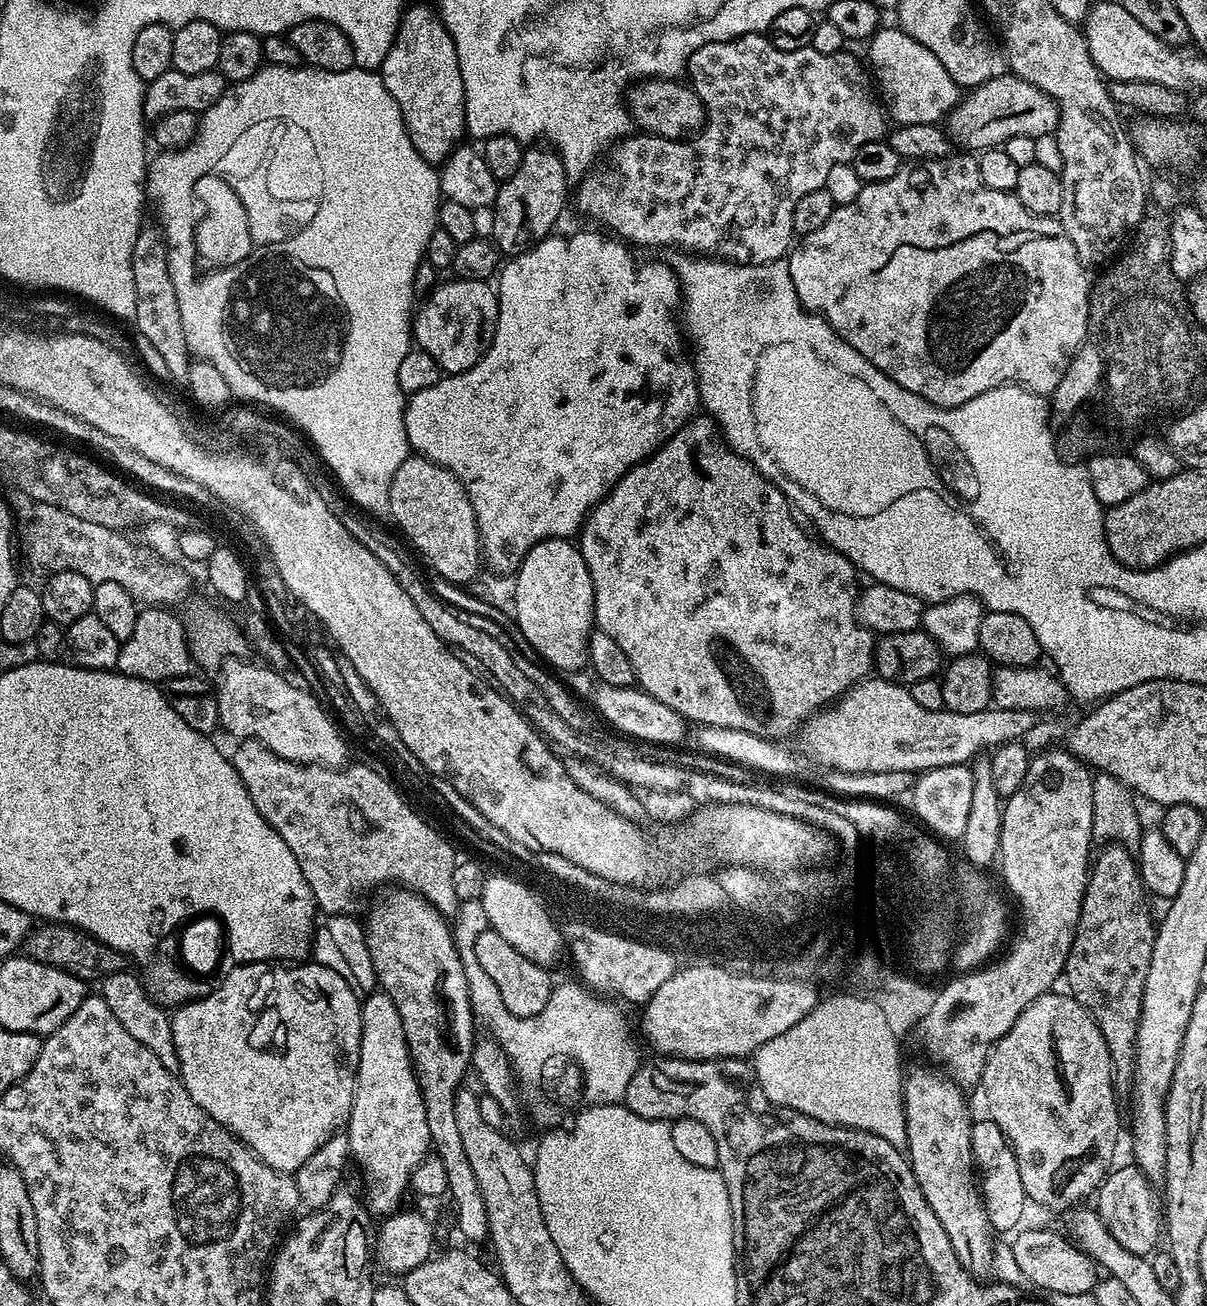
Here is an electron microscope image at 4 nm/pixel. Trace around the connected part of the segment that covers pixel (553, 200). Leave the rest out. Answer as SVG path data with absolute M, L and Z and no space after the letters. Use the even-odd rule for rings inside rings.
M538 144L524 150L520 168L514 176L503 181L497 187L493 204L492 214L494 214L494 218L492 220L492 233L490 234L503 255L513 256L524 252L525 249L531 248L533 244L551 235L555 229L553 226L564 208L567 194L569 197L570 188L568 192L568 184L570 184L570 178L565 174L564 163L554 148Z

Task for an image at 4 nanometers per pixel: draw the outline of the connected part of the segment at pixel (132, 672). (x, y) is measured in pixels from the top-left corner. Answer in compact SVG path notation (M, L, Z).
M146 606L141 609L130 638L121 641L115 667L117 671L124 676L136 677L155 684L185 676L191 671L192 659L185 623L171 612L171 609L164 606Z

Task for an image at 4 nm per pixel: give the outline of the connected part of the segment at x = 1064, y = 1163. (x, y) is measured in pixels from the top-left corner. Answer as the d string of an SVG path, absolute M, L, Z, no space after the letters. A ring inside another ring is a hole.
M1049 990L1034 1002L1030 1002L1030 1006L1026 1006L1026 1010L1022 1010L1018 1022L1014 1022L1014 1026L1010 1026L1008 1033L993 1044L992 1050L988 1054L988 1061L984 1067L982 1089L984 1088L984 1104L988 1107L988 1112L986 1112L987 1119L997 1124L998 1129L1001 1130L1008 1140L1009 1146L1017 1156L1018 1171L1021 1174L1022 1185L1025 1187L1027 1199L1033 1205L1034 1203L1041 1204L1042 1207L1049 1208L1052 1212L1064 1214L1077 1207L1081 1202L1087 1201L1084 1199L1088 1195L1089 1199L1099 1189L1101 1182L1104 1181L1104 1177L1108 1175L1113 1167L1112 1155L1116 1152L1116 1139L1120 1136L1120 1114L1116 1110L1118 1093L1115 1085L1112 1083L1110 1050L1106 1050L1106 1042L1102 1038L1094 1018L1071 994L1056 991Z

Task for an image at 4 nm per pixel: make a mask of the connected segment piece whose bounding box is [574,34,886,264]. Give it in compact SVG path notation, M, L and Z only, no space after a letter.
M764 34L739 36L733 40L710 42L694 54L690 54L686 69L687 83L704 103L707 120L699 133L691 138L681 140L667 140L665 137L647 134L629 134L619 141L607 153L609 168L593 167L587 176L579 181L580 189L575 189L576 204L592 220L597 220L609 233L623 238L625 241L638 244L658 244L664 248L684 248L688 254L703 254L709 258L731 260L734 264L769 264L775 260L787 257L794 244L794 206L810 190L824 187L826 174L833 166L849 163L859 148L866 146L866 142L885 139L884 120L886 112L878 99L877 89L866 71L865 65L855 60L848 50L841 50L834 54L818 54L818 50L806 47L802 50L778 50L771 39Z

